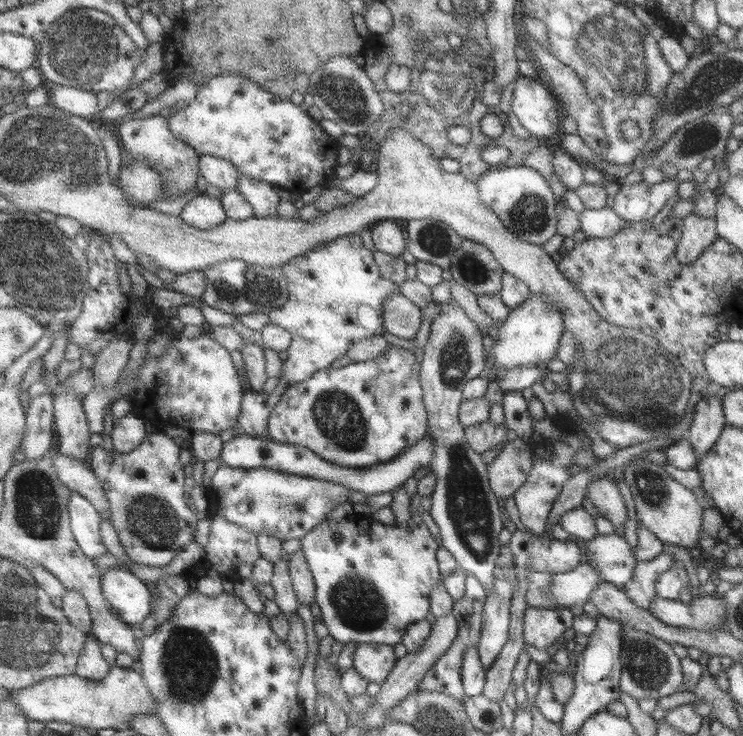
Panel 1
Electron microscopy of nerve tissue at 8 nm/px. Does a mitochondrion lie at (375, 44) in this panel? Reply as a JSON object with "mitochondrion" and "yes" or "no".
{"mitochondrion":"no"}

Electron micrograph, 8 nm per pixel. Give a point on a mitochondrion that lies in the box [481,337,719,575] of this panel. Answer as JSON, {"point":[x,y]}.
{"point":[651,487]}

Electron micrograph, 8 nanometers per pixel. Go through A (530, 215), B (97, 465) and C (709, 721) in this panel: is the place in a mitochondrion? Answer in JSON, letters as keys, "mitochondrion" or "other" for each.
{"A":"mitochondrion","B":"other","C":"other"}

